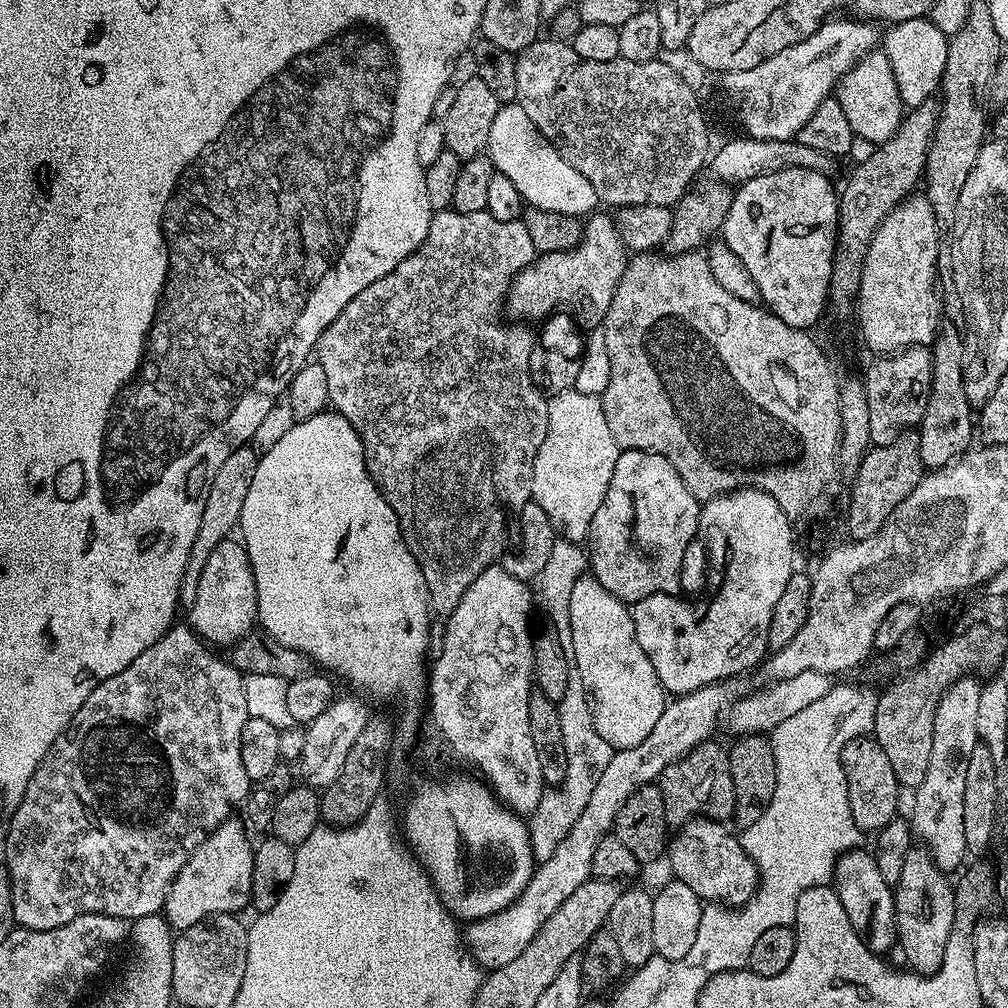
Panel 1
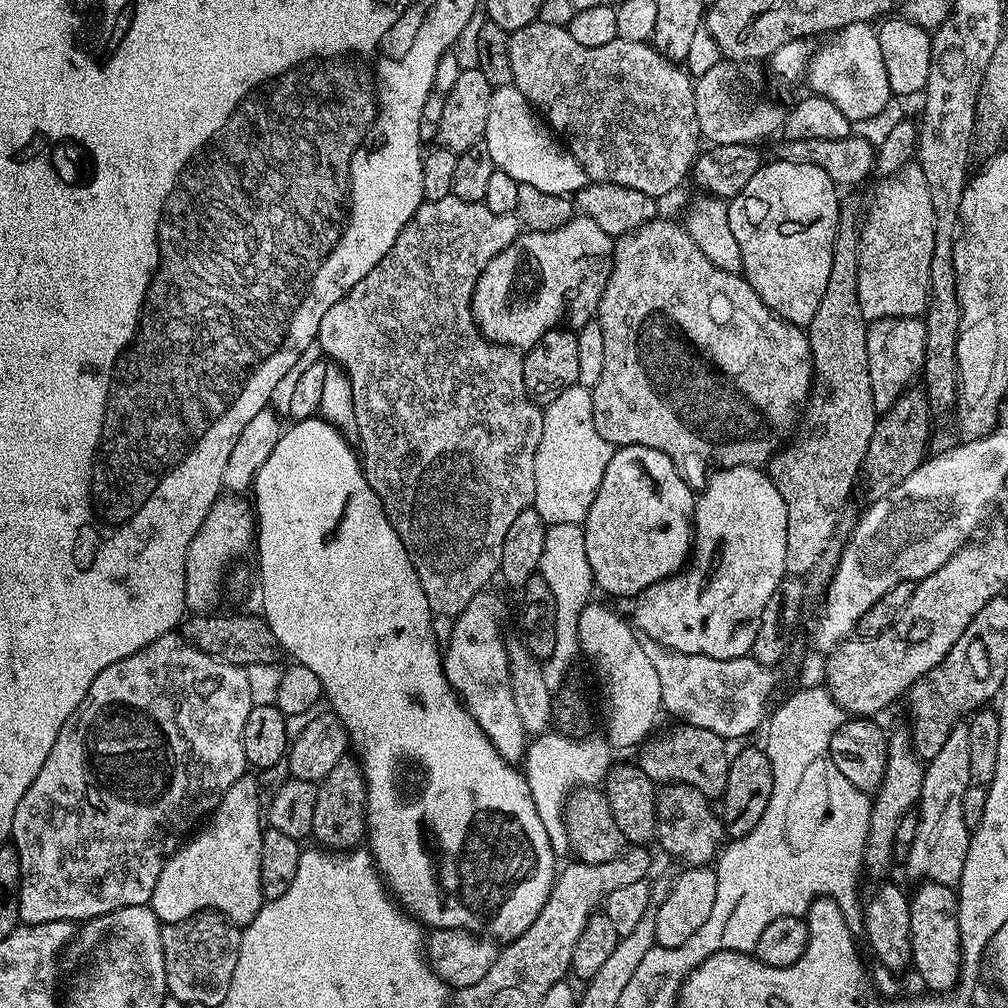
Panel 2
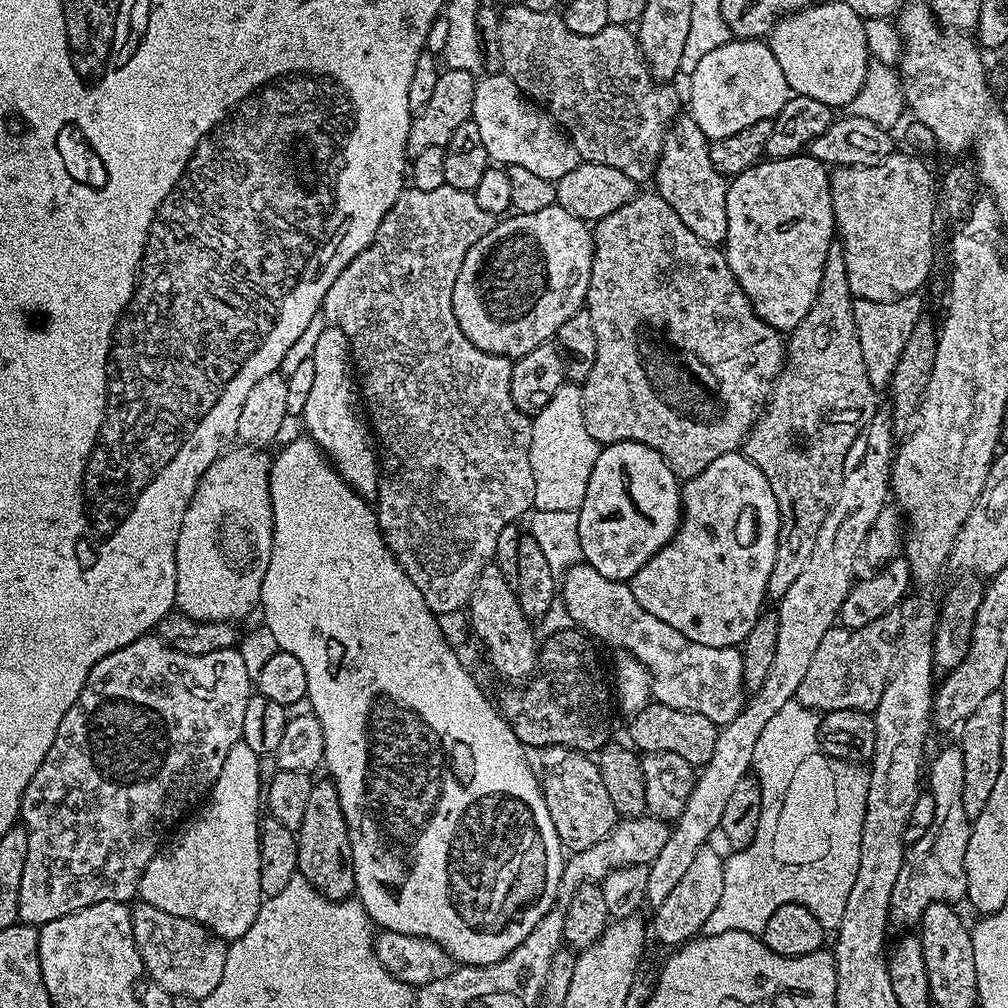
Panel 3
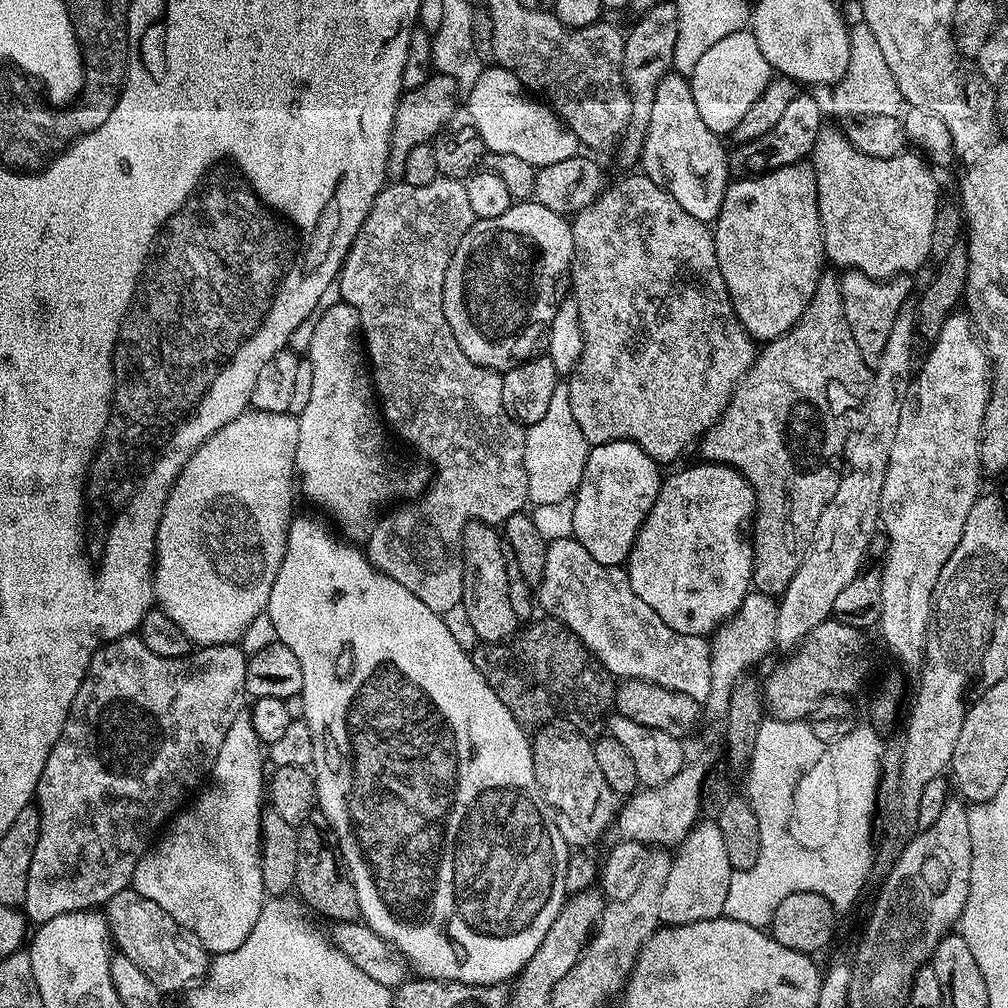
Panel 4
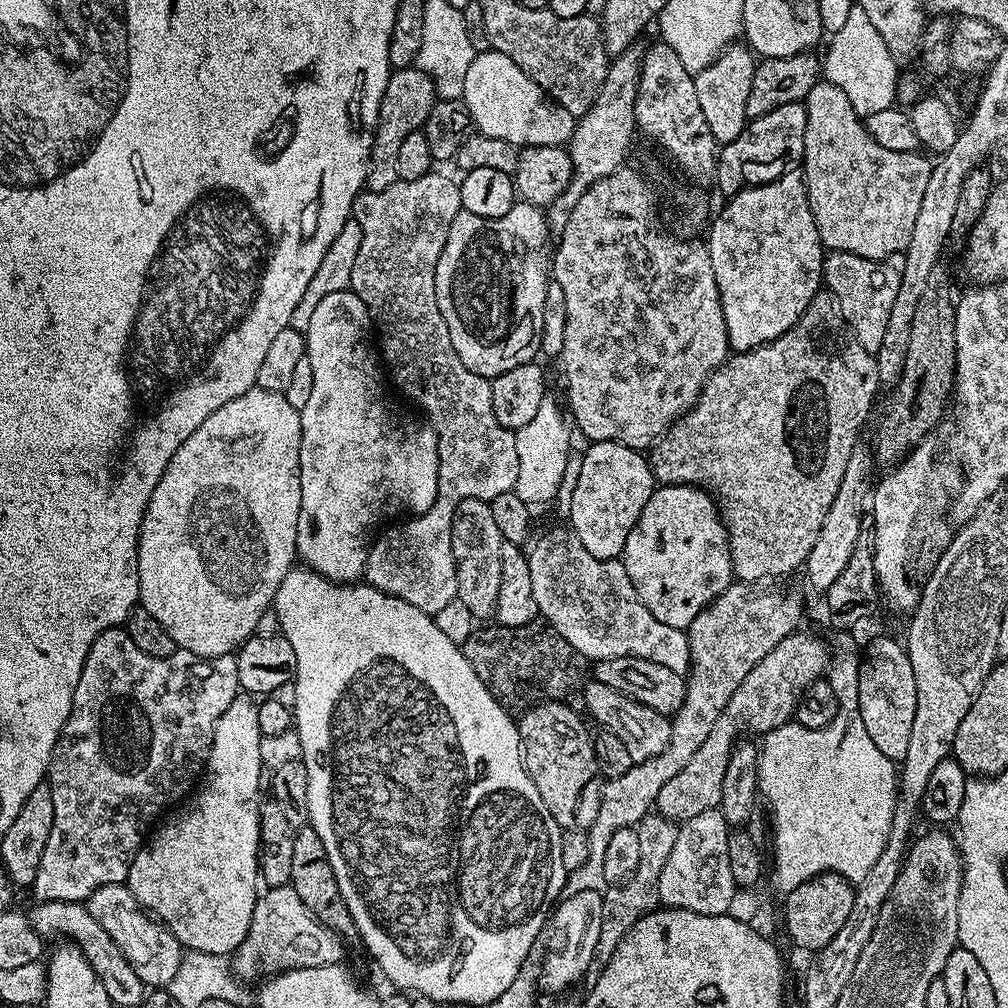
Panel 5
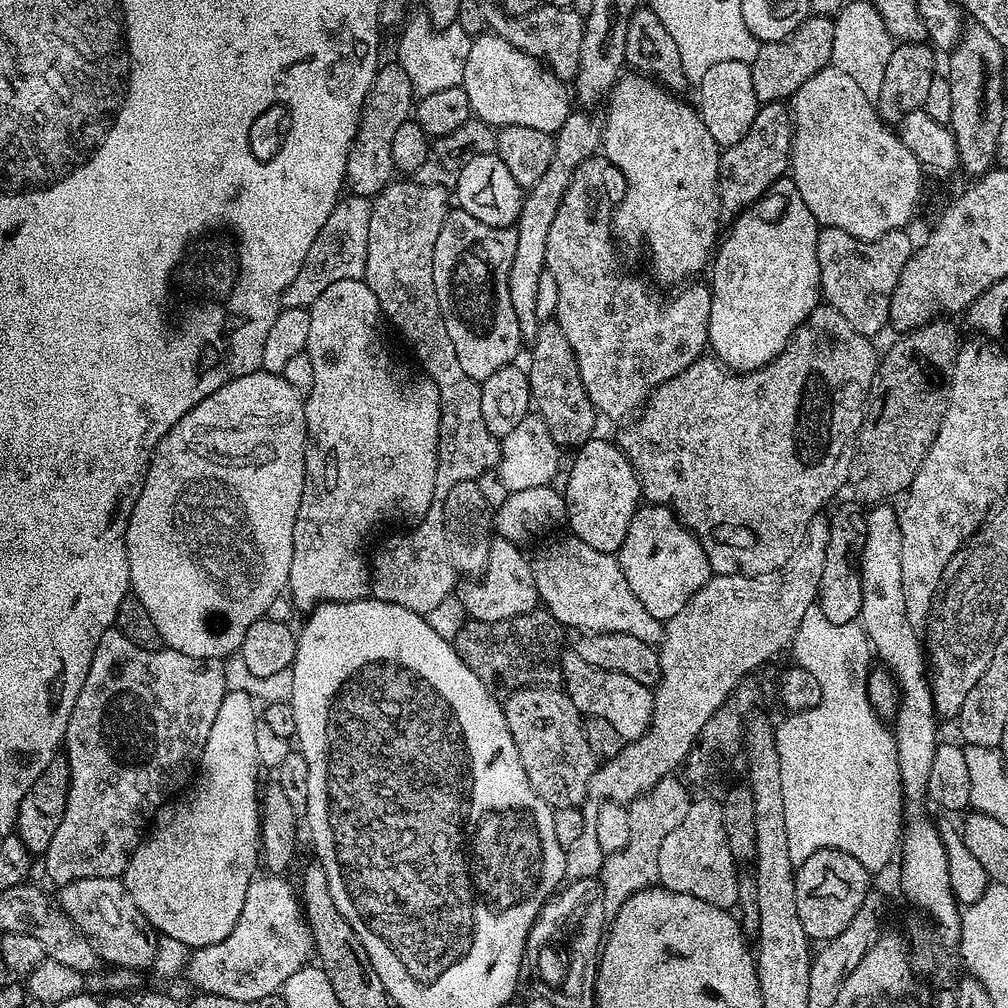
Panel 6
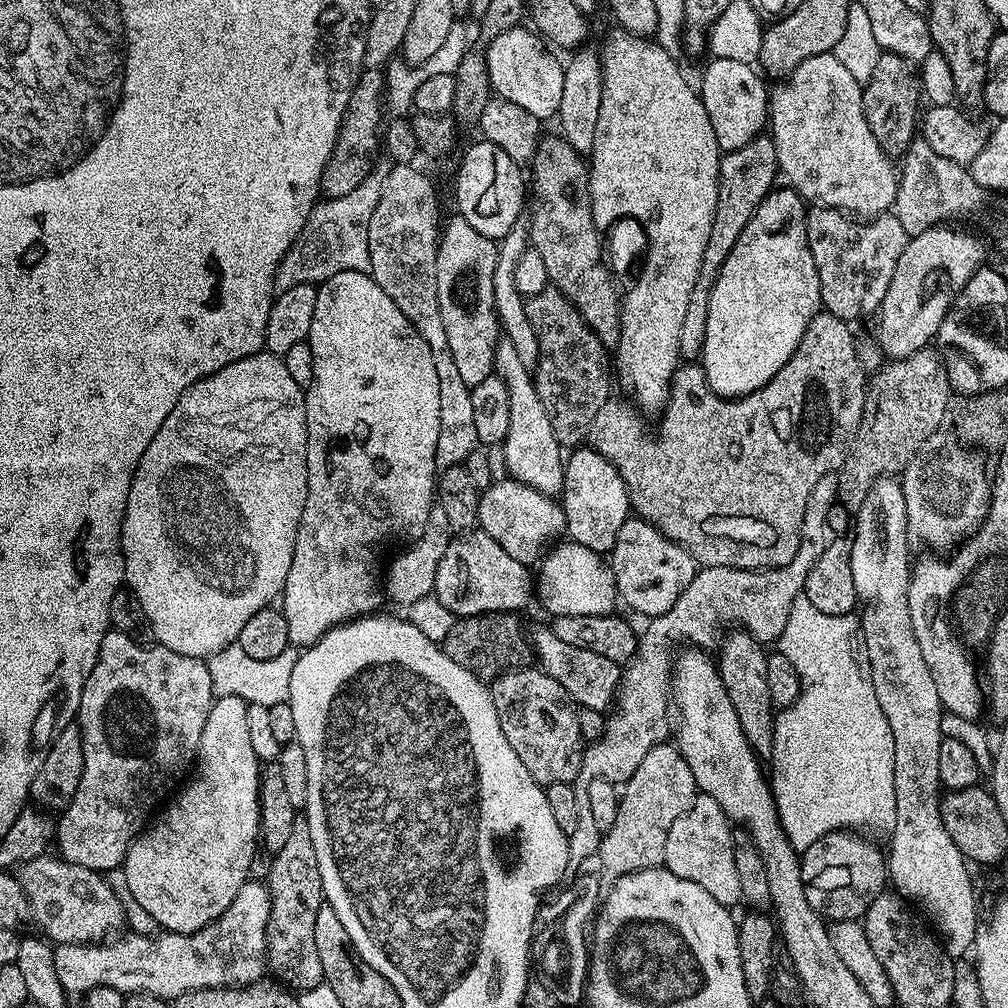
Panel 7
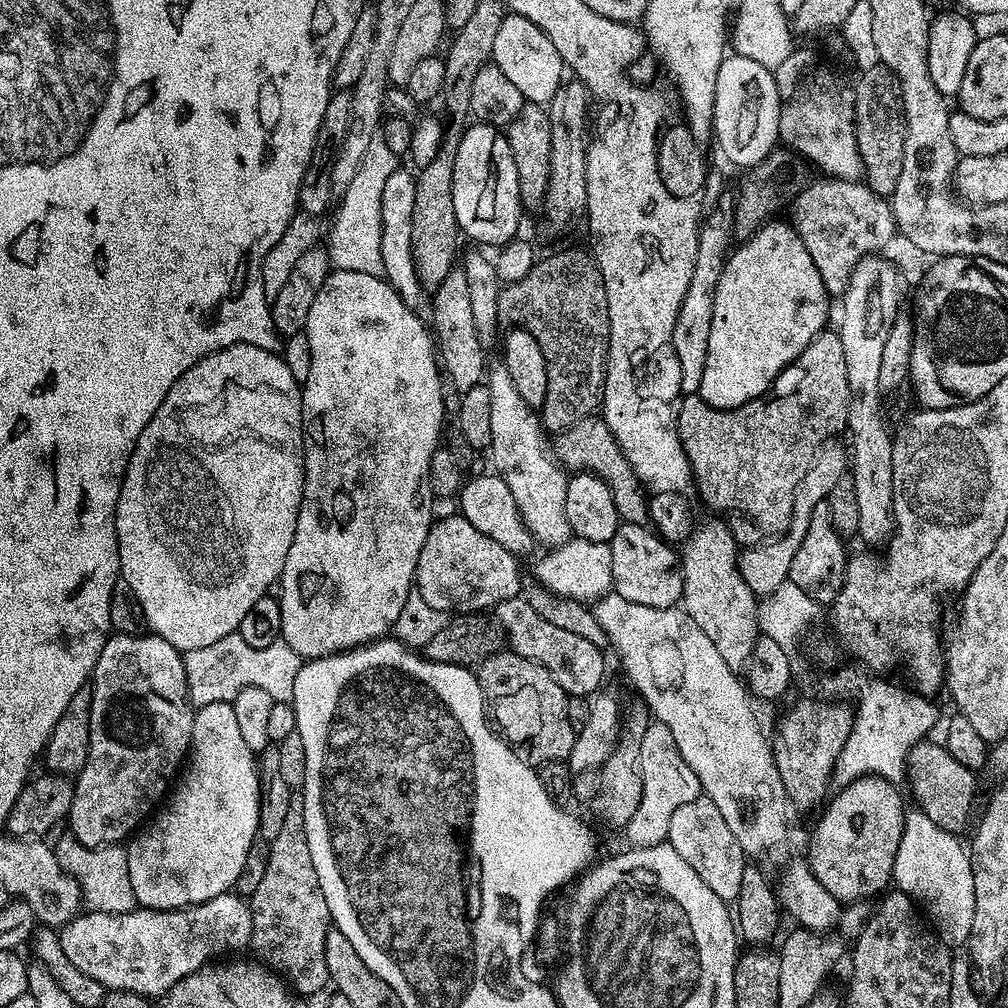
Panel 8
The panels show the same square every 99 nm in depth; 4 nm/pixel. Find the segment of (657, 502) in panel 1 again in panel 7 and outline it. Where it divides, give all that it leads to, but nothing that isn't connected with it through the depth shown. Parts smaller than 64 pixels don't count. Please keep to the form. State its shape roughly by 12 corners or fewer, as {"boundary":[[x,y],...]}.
{"boundary":[[590,446],[564,461],[570,540],[611,553],[630,518],[626,482]]}

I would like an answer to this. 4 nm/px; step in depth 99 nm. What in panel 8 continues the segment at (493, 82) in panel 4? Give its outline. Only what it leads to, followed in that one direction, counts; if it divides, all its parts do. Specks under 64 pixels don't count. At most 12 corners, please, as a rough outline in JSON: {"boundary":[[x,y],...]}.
{"boundary":[[505,15],[496,64],[529,104],[548,105],[566,69],[530,18]]}

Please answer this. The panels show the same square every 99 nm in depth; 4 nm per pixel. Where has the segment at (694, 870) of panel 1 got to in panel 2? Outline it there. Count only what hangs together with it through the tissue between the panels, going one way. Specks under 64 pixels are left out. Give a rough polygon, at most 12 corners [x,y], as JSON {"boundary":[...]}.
{"boundary":[[673,782],[656,798],[656,838],[684,866],[726,840],[709,797]]}

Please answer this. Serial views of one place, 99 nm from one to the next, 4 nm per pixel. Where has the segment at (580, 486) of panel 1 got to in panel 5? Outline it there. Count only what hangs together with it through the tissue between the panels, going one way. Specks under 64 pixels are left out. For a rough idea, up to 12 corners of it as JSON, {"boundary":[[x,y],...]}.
{"boundary":[[552,398],[515,429],[530,506],[555,501],[574,449]]}

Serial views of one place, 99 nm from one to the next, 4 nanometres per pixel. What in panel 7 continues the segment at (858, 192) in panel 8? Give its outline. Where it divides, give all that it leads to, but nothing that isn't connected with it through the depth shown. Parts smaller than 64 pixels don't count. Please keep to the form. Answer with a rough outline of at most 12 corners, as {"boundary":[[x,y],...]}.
{"boundary":[[808,213],[823,311],[875,317],[910,239],[898,218]]}

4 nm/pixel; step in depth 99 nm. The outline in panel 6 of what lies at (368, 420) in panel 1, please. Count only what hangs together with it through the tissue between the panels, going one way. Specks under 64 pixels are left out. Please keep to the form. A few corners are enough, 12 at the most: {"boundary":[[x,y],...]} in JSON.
{"boundary":[[450,192],[372,200],[363,280],[438,386],[436,489],[370,560],[370,592],[427,617],[458,584],[450,486],[500,462],[434,286]]}

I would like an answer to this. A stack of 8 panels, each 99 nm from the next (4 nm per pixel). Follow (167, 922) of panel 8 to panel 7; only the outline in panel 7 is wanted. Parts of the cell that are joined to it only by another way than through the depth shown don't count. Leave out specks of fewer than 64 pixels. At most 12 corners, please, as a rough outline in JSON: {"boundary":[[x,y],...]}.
{"boundary":[[267,883],[201,932],[57,944],[69,994],[171,1002],[266,976]]}

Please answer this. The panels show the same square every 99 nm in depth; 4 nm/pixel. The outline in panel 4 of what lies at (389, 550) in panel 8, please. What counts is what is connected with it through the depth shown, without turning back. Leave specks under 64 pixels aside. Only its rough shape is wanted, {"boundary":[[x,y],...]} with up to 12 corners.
{"boundary":[[319,313],[298,413],[302,496],[345,537],[419,497],[399,468],[360,319]]}

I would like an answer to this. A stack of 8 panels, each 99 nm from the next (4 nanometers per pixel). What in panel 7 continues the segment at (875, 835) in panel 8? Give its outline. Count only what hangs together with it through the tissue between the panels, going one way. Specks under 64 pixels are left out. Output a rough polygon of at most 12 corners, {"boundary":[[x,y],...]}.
{"boundary":[[852,830],[800,856],[806,902],[860,920],[889,883],[885,853]]}

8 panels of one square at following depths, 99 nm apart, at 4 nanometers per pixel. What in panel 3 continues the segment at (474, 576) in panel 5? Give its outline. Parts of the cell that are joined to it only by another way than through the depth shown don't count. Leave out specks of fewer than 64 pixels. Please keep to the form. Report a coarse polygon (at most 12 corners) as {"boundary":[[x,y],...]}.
{"boundary":[[484,568],[467,611],[508,680],[538,668],[533,621],[513,581]]}

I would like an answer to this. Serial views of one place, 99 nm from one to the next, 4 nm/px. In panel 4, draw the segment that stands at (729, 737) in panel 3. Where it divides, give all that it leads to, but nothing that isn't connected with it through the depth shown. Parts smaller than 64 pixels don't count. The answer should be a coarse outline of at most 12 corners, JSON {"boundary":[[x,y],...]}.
{"boundary":[[917,313],[894,318],[840,485],[778,600],[776,648],[795,650],[865,567]]}

